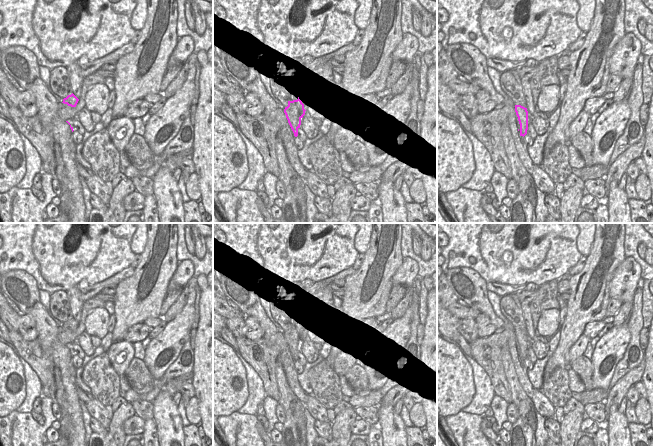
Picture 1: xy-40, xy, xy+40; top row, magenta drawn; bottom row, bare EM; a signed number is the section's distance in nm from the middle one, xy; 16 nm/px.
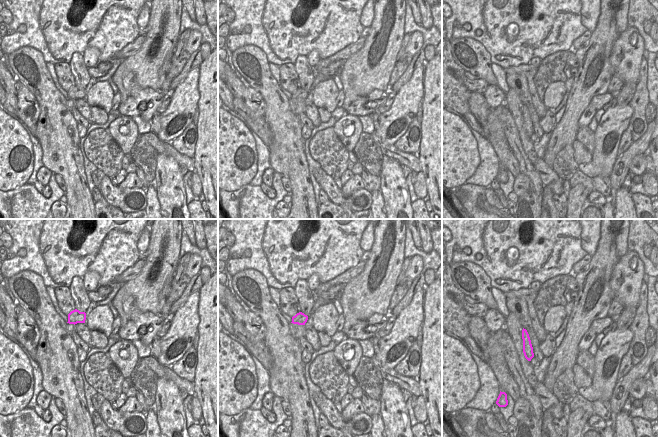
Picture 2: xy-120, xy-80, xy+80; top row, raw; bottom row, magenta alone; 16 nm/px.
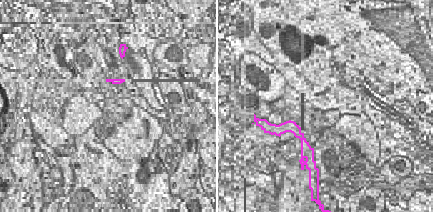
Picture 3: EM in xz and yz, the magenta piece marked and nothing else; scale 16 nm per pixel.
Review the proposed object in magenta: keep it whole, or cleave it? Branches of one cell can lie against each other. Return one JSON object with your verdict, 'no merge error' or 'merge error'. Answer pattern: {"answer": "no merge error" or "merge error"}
{"answer": "no merge error"}

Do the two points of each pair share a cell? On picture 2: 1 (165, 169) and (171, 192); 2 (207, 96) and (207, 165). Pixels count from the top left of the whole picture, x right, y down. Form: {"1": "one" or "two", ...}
{"1": "one", "2": "one"}

